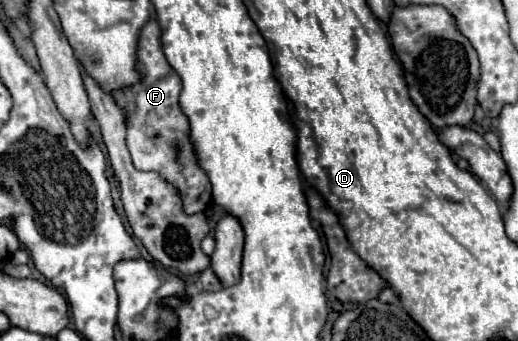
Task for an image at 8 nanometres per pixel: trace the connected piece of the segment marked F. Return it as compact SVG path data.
M152 16L138 36L136 70L140 74L140 82L114 90L112 98L126 118L126 144L134 166L138 170L158 170L162 178L166 178L166 182L178 186L184 194L186 214L198 214L212 204L212 186L208 176L196 164L194 150L188 140L188 120L178 106L182 82L162 52L160 36L162 30Z

